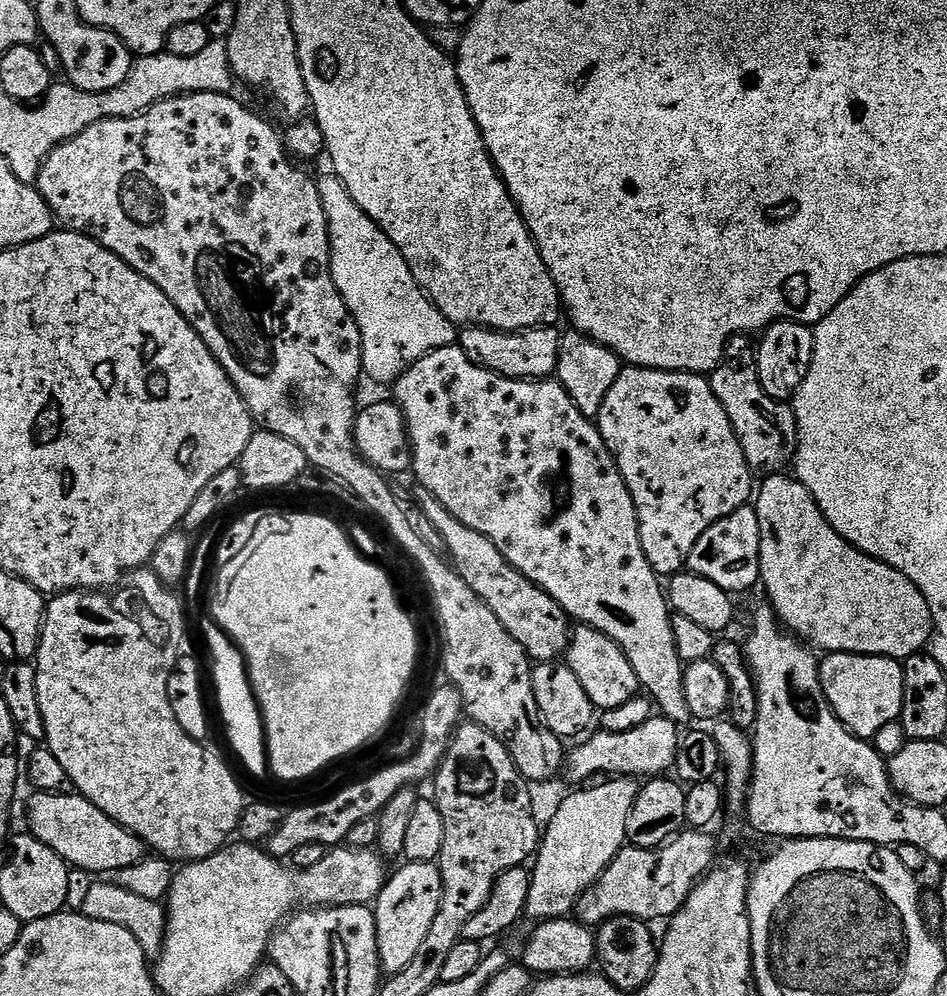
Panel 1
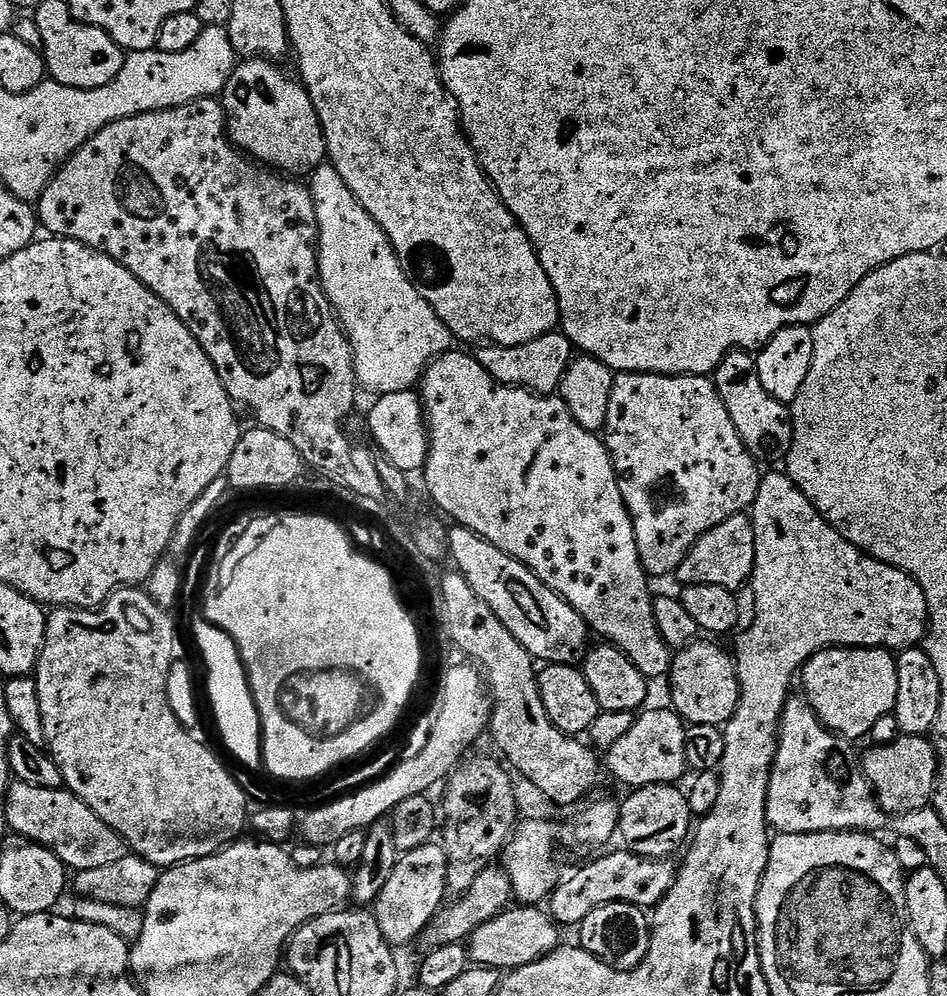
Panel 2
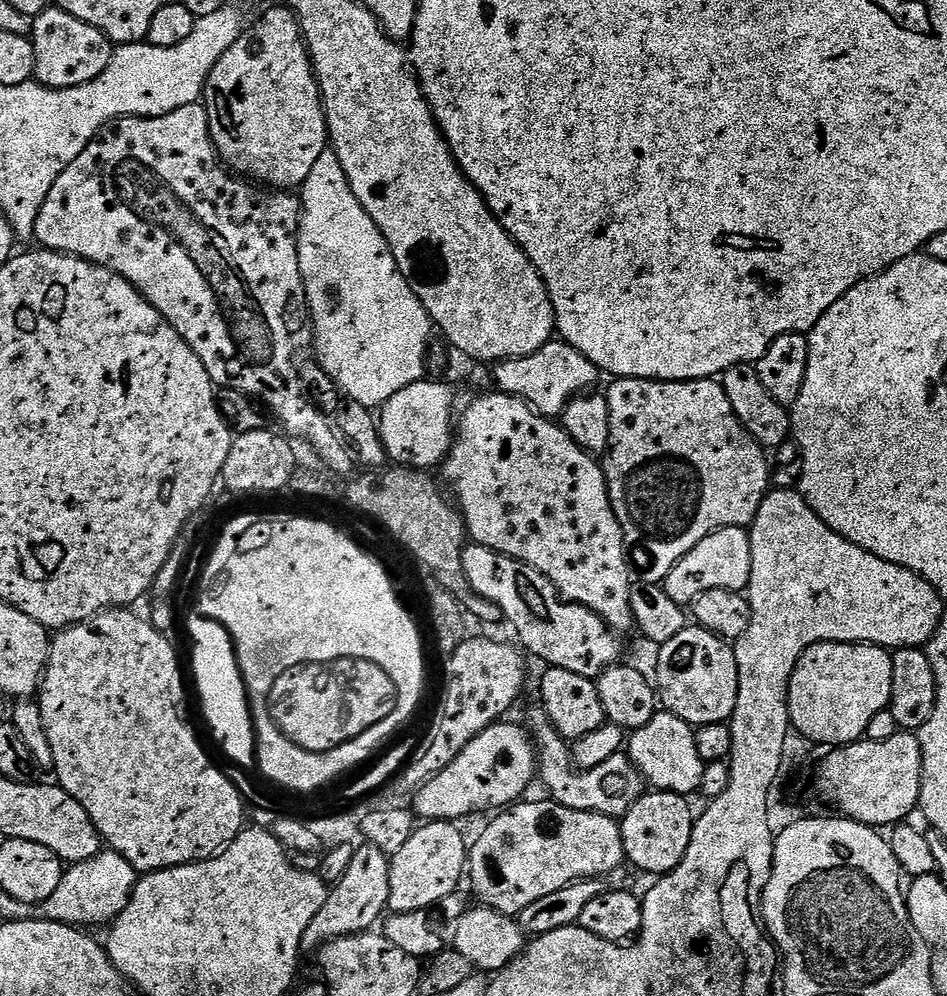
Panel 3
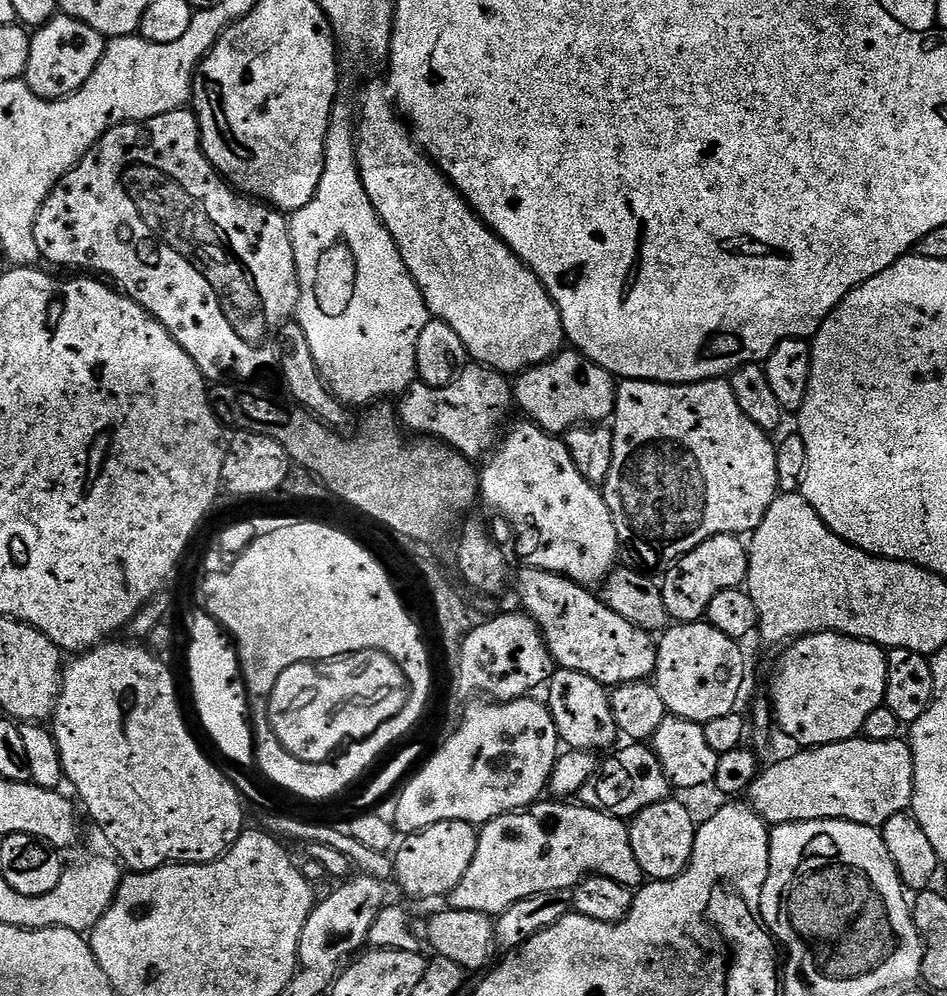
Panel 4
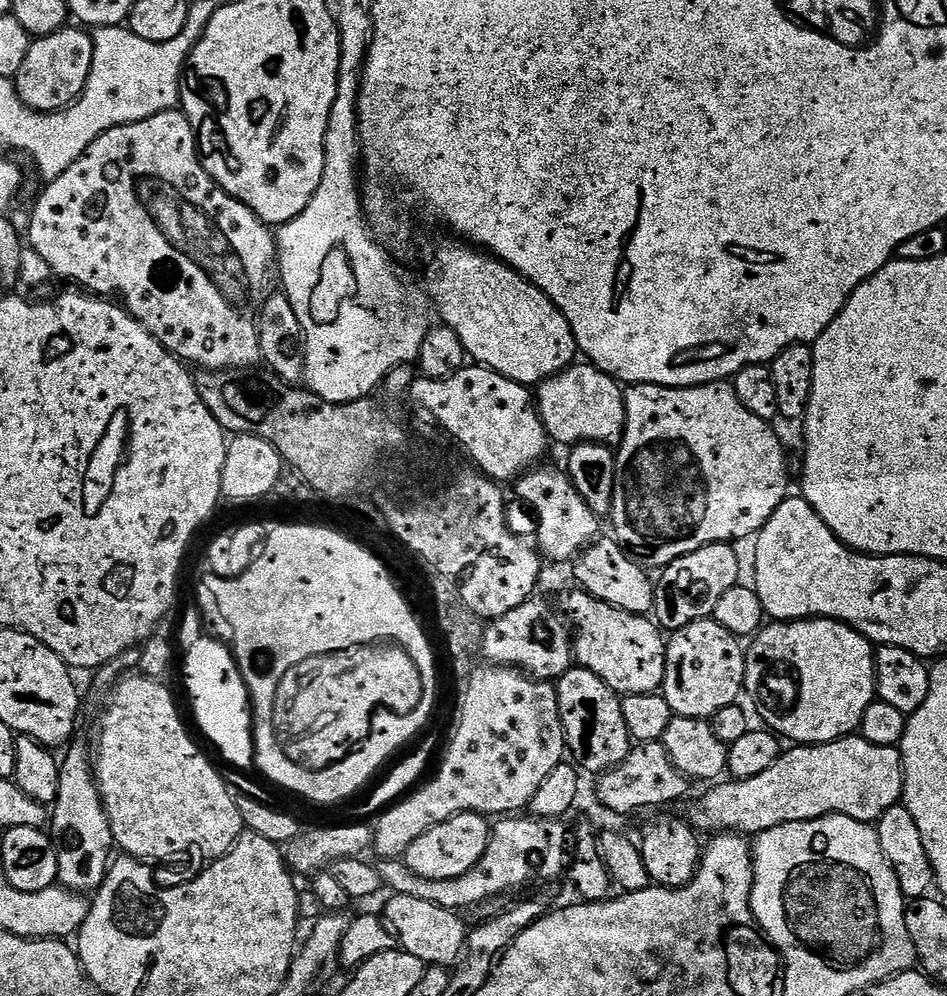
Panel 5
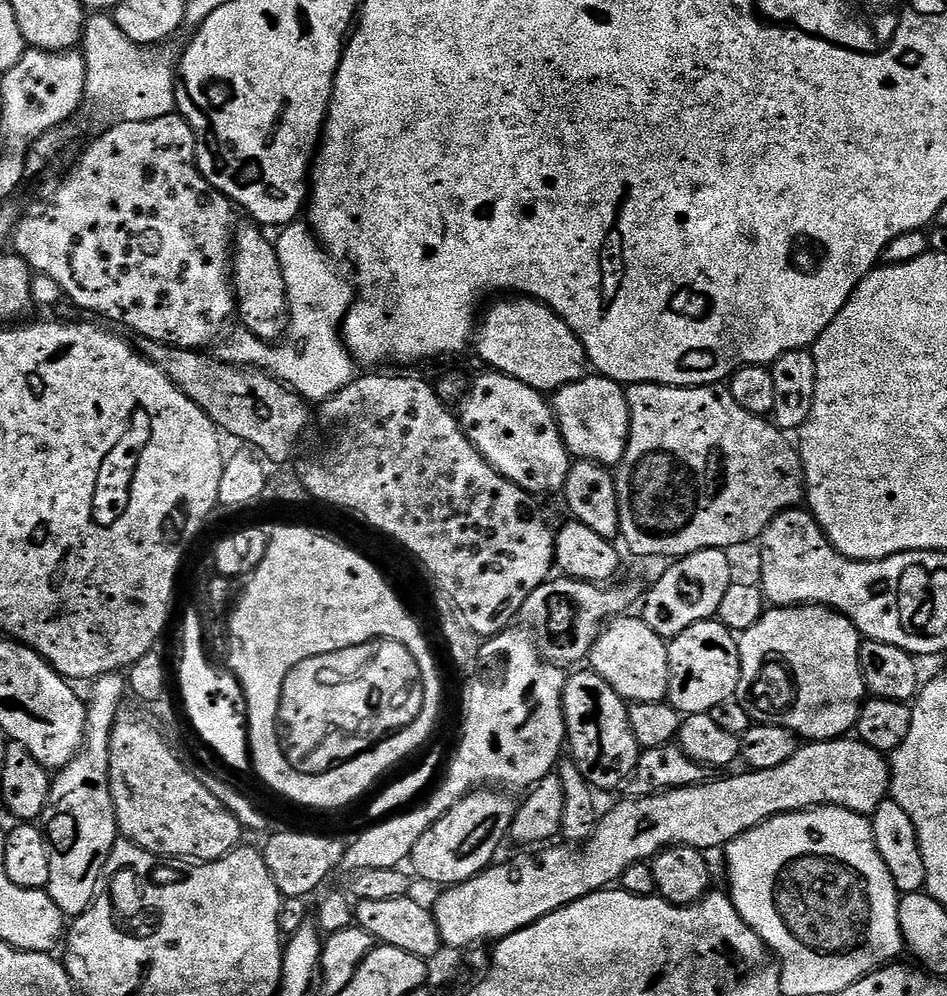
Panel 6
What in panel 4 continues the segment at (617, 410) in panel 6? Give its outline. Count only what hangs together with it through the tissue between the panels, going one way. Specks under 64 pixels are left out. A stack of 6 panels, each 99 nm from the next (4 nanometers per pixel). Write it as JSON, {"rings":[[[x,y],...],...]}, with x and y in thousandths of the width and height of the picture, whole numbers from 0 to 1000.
{"rings":[[[592,351],[577,364],[554,369],[544,379],[543,406],[574,434],[595,436],[601,430],[641,423],[650,412],[650,387],[646,374],[626,361],[607,351]]]}

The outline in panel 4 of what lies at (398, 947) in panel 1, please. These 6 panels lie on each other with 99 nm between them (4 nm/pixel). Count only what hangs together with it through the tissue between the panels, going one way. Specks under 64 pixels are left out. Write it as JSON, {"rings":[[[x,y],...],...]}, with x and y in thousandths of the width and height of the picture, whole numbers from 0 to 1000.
{"rings":[[[483,823],[463,825],[445,835],[428,838],[416,855],[417,887],[422,887],[423,894],[431,900],[472,901],[473,896],[488,886],[488,878],[492,878],[496,865],[501,865],[504,838],[499,828]]]}

